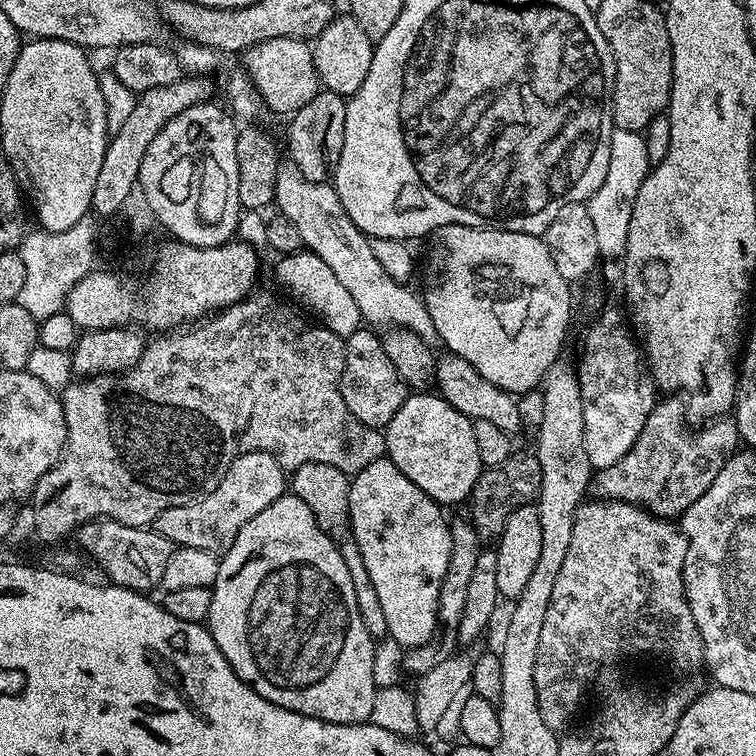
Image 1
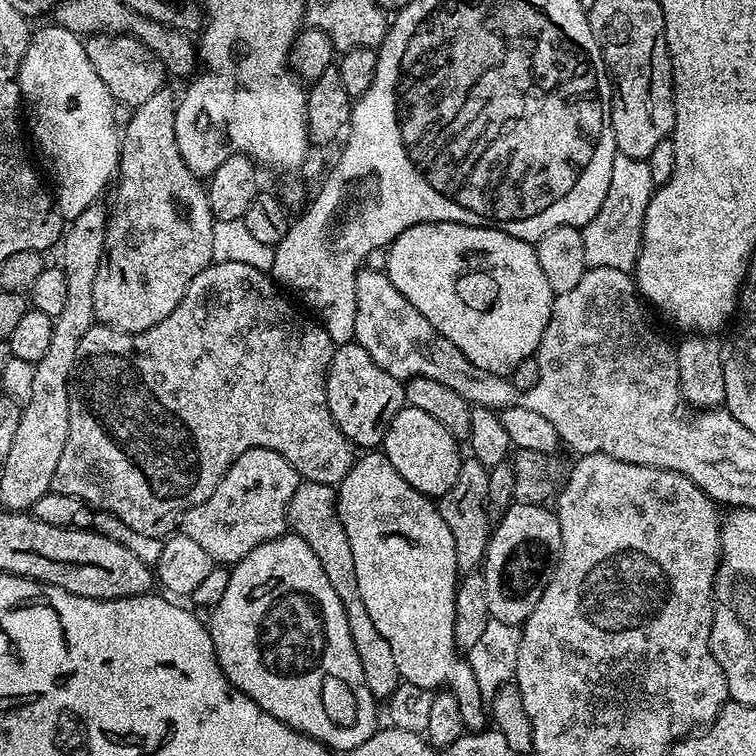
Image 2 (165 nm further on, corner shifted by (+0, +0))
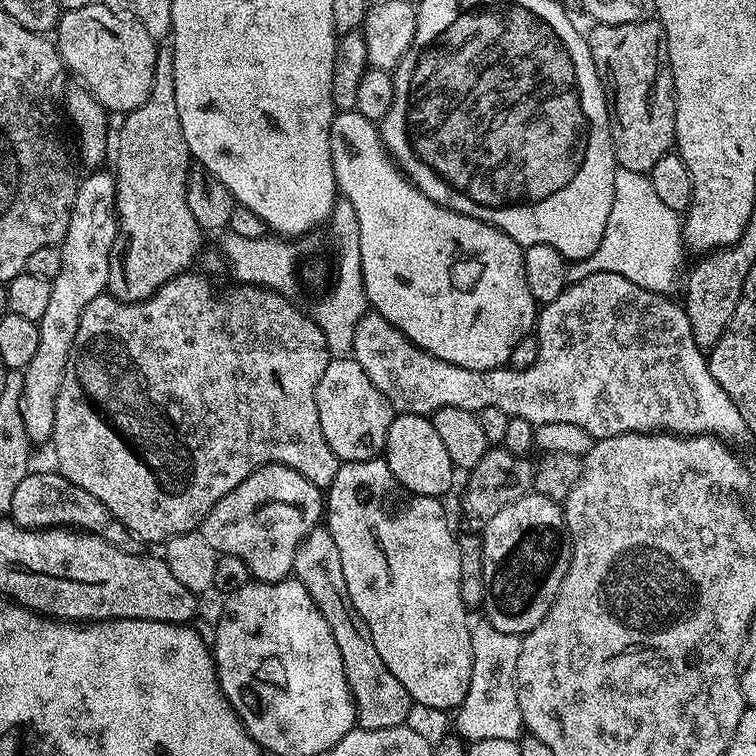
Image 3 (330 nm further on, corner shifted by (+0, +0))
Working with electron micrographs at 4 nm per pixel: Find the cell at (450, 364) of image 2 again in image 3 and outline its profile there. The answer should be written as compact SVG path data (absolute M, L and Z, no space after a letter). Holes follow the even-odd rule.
M591 272L586 278L569 283L564 292L558 294L558 298L554 298L554 302L545 304L539 309L540 353L536 361L525 368L505 366L494 370L466 370L462 366L454 366L450 362L436 358L434 354L422 350L417 344L412 344L410 338L406 338L406 334L402 334L393 324L386 322L386 318L382 318L375 310L369 311L358 322L351 355L358 362L358 366L362 366L362 370L366 370L370 382L374 382L374 386L378 386L378 390L382 390L382 394L386 394L393 409L400 414L409 412L415 416L431 417L432 413L446 406L458 406L462 410L470 410L478 414L486 406L498 406L498 410L505 412L508 417L521 416L526 418L526 422L534 425L546 422L574 422L574 426L582 426L586 430L586 434L590 434L596 440L617 436L623 432L671 432L677 436L711 434L720 437L725 442L733 442L732 440L736 440L740 435L748 432L746 422L742 418L742 414L738 414L738 406L734 406L730 394L726 394L726 390L722 390L722 386L718 386L714 374L710 374L708 356L705 349L701 348L700 343L694 338L694 330L690 330L690 318L684 313L684 309L679 303L675 304L674 301L668 299L672 298L658 292L651 292L642 286L634 286L634 282L630 282L630 278L622 278L622 274Z

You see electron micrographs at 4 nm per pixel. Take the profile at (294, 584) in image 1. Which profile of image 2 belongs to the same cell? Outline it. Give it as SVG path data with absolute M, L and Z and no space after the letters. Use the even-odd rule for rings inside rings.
M285 534L262 542L254 546L254 550L250 550L239 562L231 565L230 583L226 586L226 594L222 594L222 602L218 602L218 606L211 609L210 616L212 621L209 619L206 627L208 633L212 635L212 645L216 651L216 660L220 663L220 669L239 692L246 694L258 707L266 710L266 714L278 718L278 722L290 726L295 732L325 744L336 754L340 752L350 754L358 746L362 746L366 738L376 733L378 701L370 694L370 686L366 686L366 674L362 674L362 662L358 658L358 650L354 650L354 638L350 638L350 625L346 623L346 610L342 602L338 602L338 594L334 594L334 586L330 586L330 578L326 578L326 570L322 570L322 562L318 562L314 550L310 550L310 546L306 546L306 542L302 542L300 536Z

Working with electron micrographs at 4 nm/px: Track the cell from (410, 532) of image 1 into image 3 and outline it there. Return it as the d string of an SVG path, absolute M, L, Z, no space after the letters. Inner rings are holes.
M383 458L374 460L350 460L341 463L338 474L334 474L334 482L326 490L326 527L338 545L338 555L342 557L342 575L346 577L346 590L350 590L350 602L354 602L354 610L366 618L366 626L370 626L370 634L374 637L374 646L382 662L386 662L386 670L406 686L406 694L410 694L413 704L438 707L445 710L456 710L467 698L471 680L471 634L472 628L468 624L469 609L465 608L460 593L460 571L462 558L460 557L460 542L457 533L452 533L448 525L448 516L439 499L434 496L423 496L406 490L390 474L390 466Z

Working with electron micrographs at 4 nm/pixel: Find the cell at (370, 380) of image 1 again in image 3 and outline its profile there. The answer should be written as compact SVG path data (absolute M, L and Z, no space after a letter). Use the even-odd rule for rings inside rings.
M355 358L329 359L316 391L318 422L322 422L322 438L341 462L374 460L384 451L386 434L394 415L392 404L370 382L370 377Z

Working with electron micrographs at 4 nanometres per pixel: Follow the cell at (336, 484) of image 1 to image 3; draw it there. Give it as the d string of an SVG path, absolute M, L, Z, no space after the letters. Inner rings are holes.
M318 526L306 534L294 554L292 571L295 579L306 586L306 594L314 598L314 606L318 606L322 618L326 618L330 626L330 634L334 634L334 642L338 642L342 670L346 670L346 682L356 704L357 725L366 730L386 730L406 724L407 714L413 704L410 694L406 694L406 686L402 686L402 682L398 682L398 678L386 670L386 662L382 662L378 655L370 626L366 626L366 618L354 610L354 602L350 602L350 590L346 590L346 577L342 575L342 557L338 555L338 545L326 526Z

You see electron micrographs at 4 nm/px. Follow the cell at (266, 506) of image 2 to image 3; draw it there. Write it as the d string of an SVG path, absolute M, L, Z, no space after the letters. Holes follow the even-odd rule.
M263 464L258 470L251 472L241 484L234 486L226 498L219 500L206 514L199 526L199 533L210 546L214 546L217 554L237 556L246 562L253 577L261 584L273 584L279 580L289 579L293 575L294 554L298 546L321 523L326 512L326 496L321 489L314 486L298 470L281 464Z

